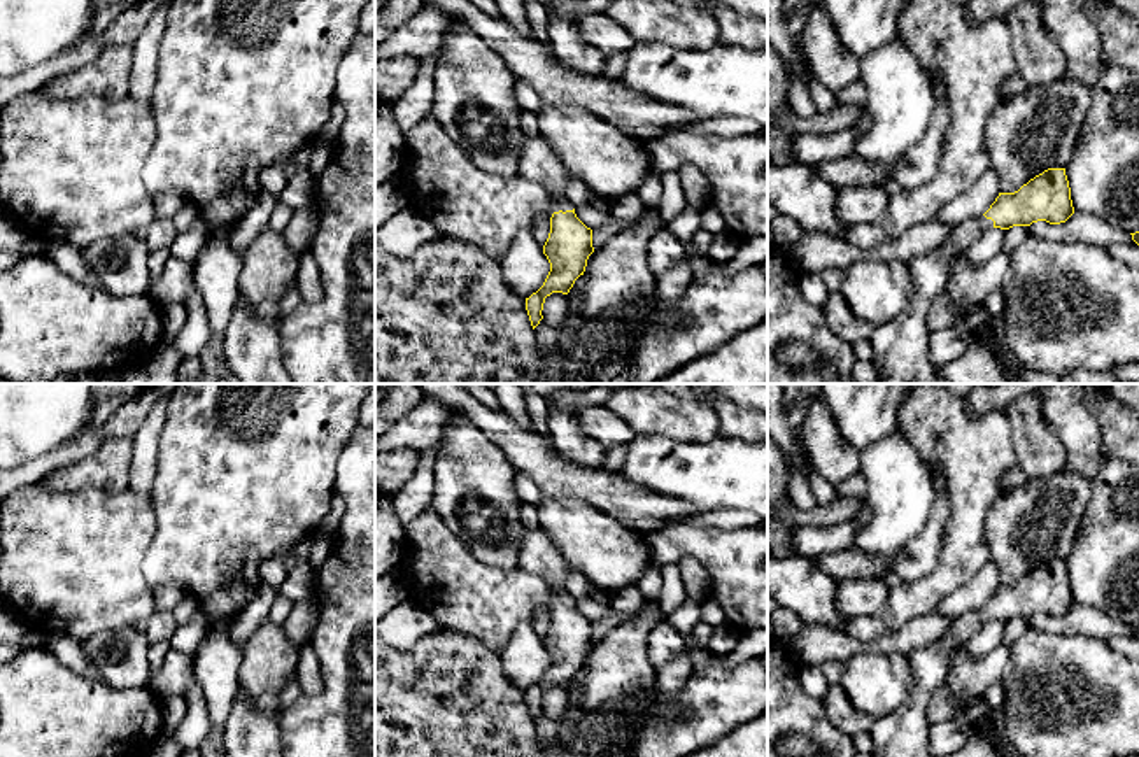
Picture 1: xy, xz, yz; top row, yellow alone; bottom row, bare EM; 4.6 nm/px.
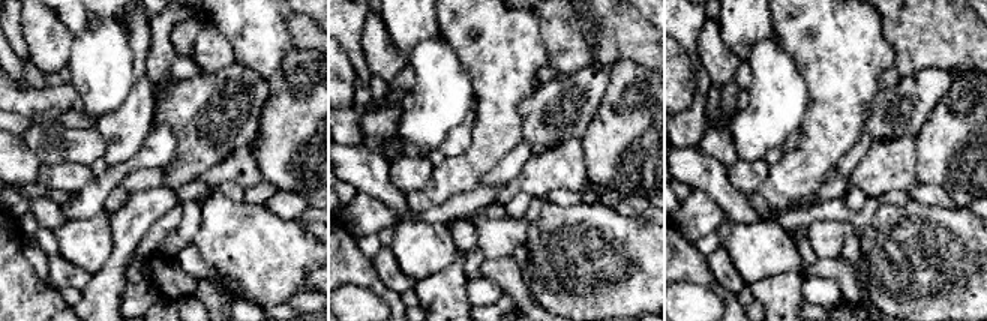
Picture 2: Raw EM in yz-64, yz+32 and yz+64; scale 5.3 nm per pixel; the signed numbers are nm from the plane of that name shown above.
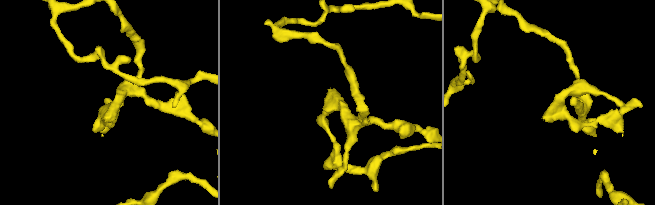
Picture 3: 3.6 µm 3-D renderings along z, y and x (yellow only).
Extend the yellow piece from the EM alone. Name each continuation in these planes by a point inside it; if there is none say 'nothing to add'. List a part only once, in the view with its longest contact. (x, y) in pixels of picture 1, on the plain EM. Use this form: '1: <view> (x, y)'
1: xz (556, 596)

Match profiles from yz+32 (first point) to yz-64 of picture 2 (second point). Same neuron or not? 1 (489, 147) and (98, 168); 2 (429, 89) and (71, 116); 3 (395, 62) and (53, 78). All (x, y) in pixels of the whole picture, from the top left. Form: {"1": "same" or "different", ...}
{"1": "different", "2": "different", "3": "different"}

